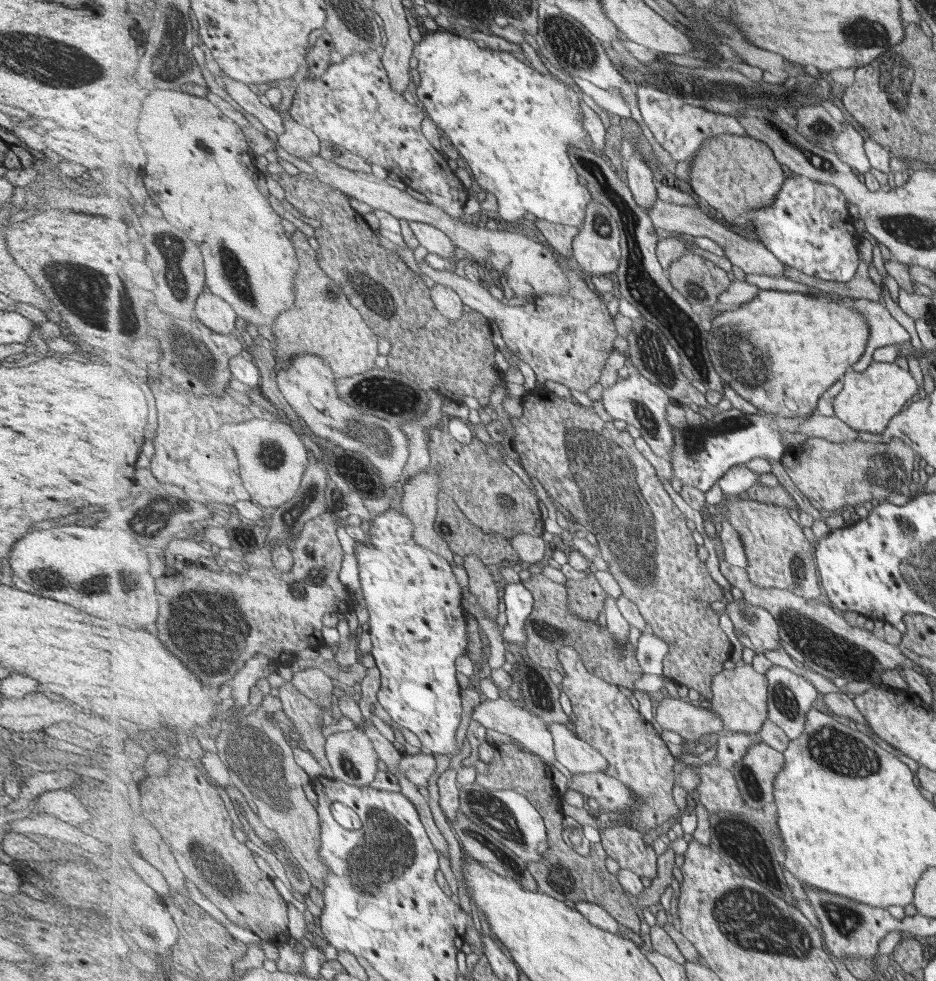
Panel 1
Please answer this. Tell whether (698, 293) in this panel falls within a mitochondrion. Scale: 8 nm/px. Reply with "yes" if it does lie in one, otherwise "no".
yes

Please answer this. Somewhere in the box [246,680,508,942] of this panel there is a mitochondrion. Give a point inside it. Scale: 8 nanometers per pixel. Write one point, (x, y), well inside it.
(375, 863)

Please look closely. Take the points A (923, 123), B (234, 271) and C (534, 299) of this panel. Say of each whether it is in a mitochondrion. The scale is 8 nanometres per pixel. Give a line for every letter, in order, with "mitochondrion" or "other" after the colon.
A: other
B: mitochondrion
C: other

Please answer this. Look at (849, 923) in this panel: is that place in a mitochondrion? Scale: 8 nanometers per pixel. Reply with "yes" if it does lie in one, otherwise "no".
yes

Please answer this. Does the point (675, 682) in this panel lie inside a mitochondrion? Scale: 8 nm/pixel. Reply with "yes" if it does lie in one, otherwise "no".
no

